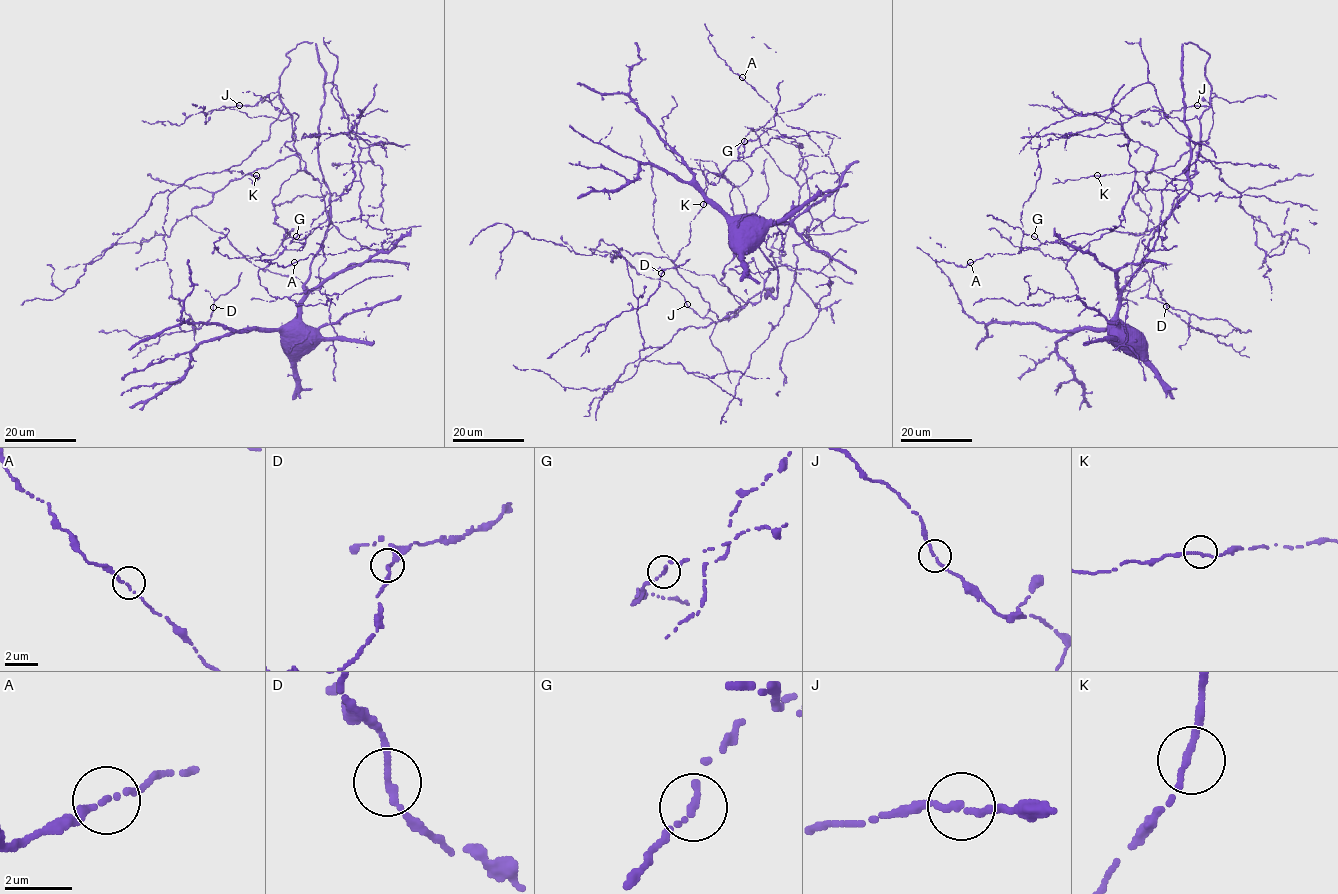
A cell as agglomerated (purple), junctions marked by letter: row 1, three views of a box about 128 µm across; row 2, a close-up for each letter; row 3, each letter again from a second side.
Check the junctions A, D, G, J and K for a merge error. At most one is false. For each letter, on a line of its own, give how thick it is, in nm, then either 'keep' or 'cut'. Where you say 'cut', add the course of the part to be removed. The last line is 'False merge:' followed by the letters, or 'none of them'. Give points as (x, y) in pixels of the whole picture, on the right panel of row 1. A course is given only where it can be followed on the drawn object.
A: calibre 170 nm; keep
D: calibre 190 nm; keep
G: calibre 180 nm; keep
J: calibre 190 nm; keep
K: calibre 180 nm; keep
False merge: none of them

